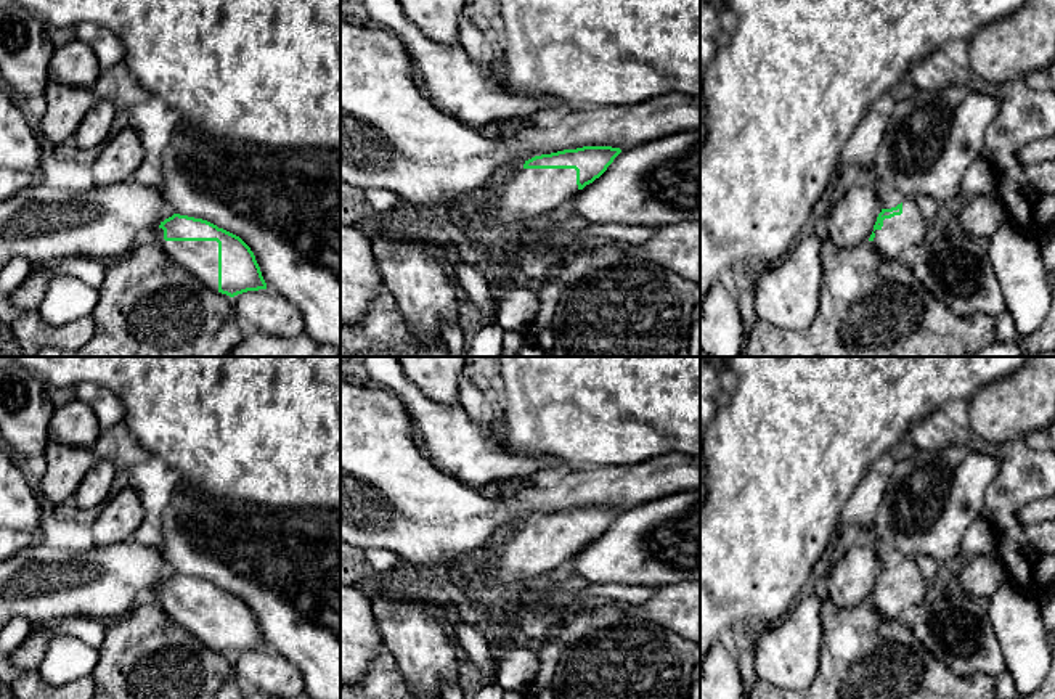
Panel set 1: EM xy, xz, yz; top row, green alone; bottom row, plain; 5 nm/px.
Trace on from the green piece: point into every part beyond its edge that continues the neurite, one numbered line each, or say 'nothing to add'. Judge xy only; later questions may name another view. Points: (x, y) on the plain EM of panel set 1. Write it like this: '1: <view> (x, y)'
1: xy (201, 617)

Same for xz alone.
1: xz (527, 553)

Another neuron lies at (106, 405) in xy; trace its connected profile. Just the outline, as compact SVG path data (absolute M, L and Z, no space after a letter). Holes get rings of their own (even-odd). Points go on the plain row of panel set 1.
M92 381L77 384L75 400L87 403L95 411L103 431L125 423L125 408L120 399L103 386Z

